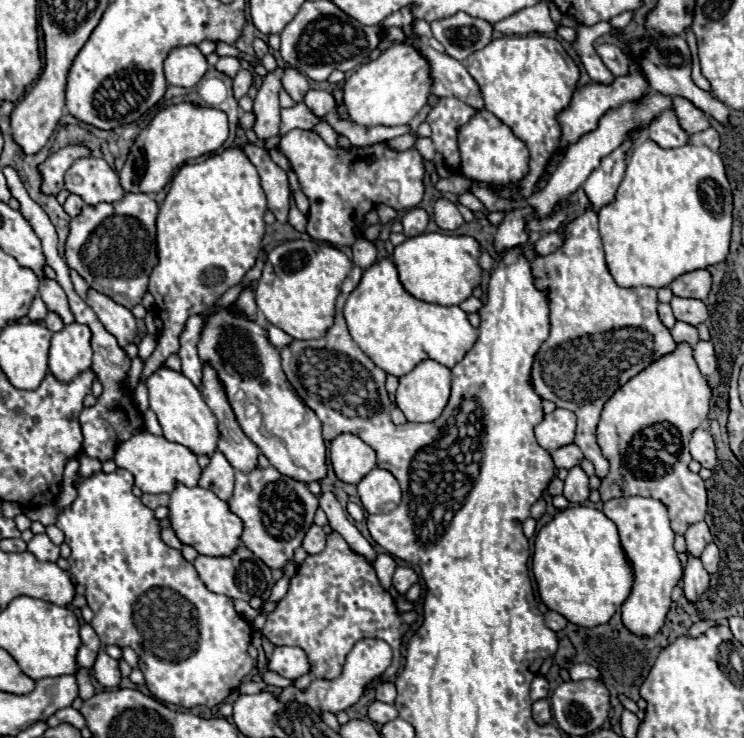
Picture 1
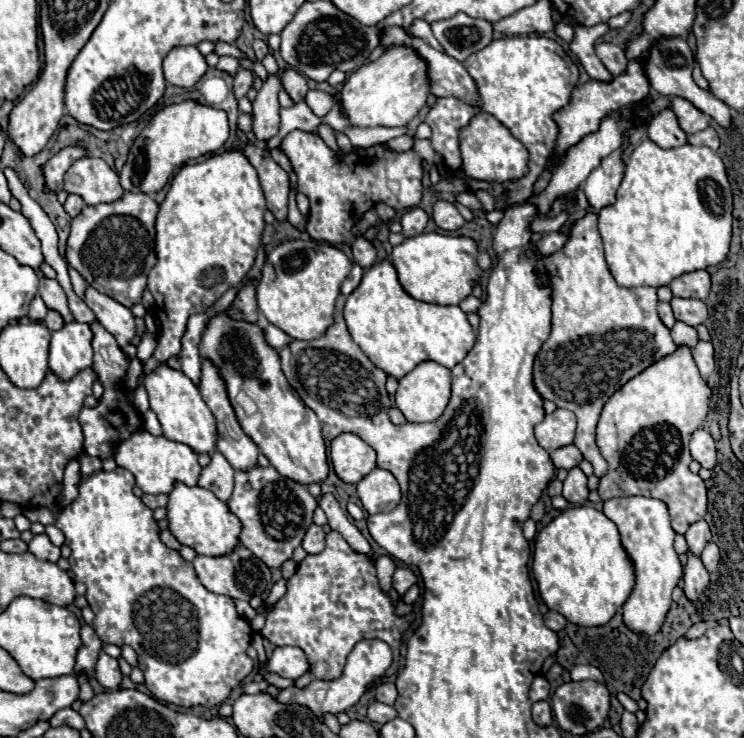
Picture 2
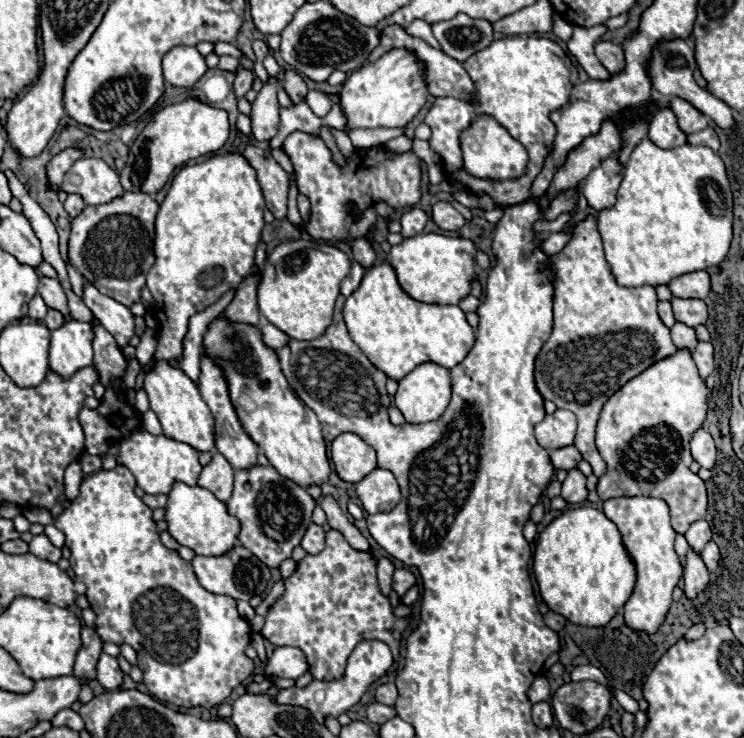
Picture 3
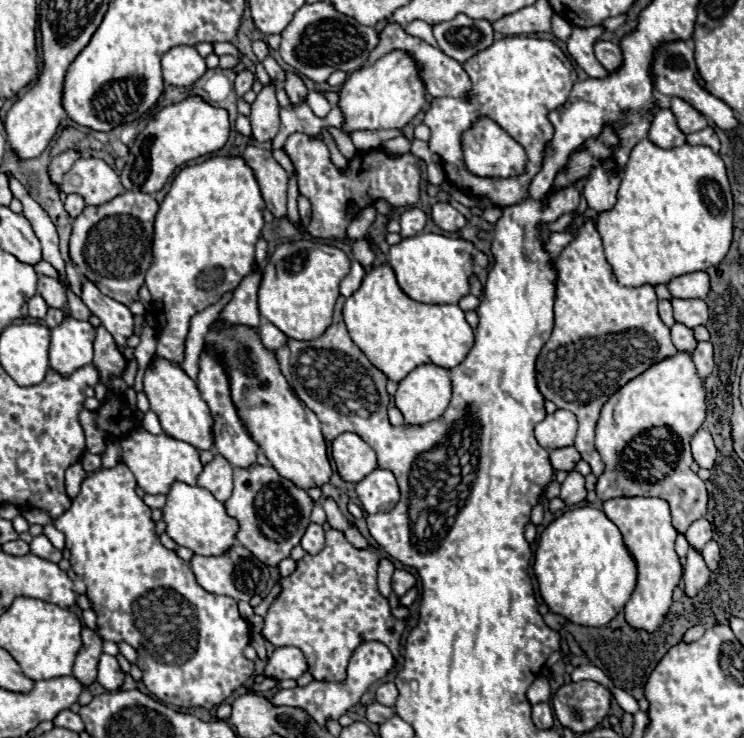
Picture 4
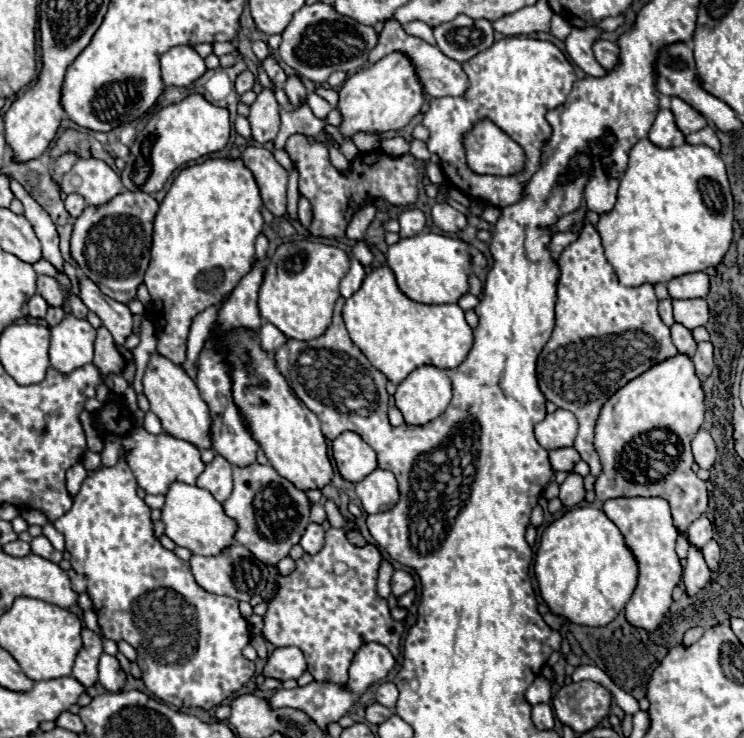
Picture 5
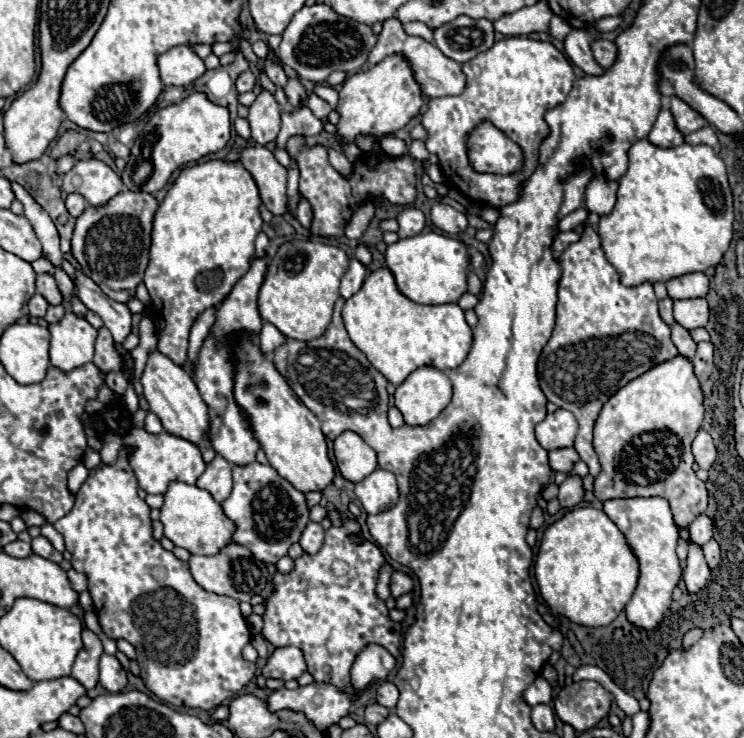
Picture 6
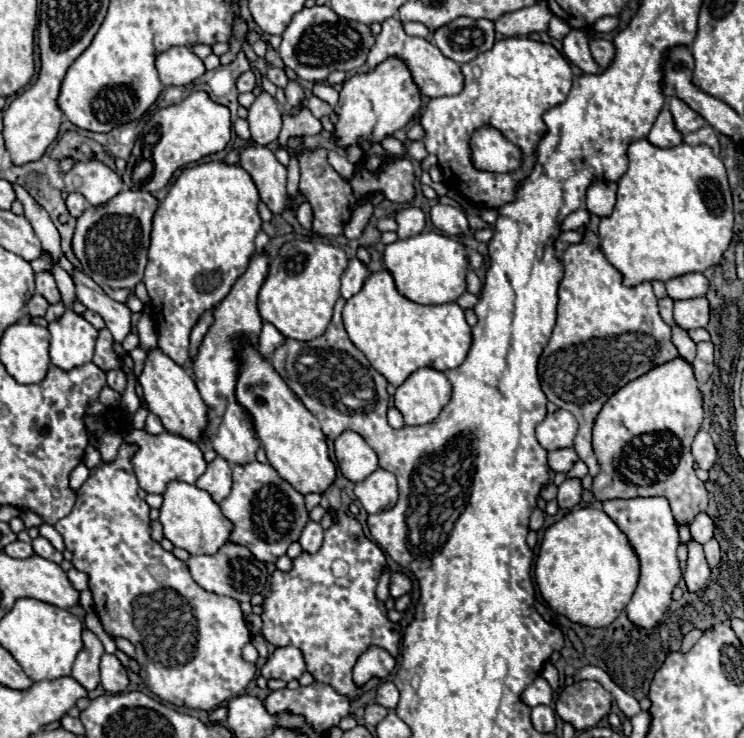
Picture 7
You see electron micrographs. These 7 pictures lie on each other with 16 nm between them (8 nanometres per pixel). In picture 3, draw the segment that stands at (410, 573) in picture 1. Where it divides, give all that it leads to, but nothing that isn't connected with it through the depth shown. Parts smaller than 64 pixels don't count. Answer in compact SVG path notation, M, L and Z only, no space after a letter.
M400 568L400 570L394 572L392 588L394 588L394 592L396 592L398 596L404 596L404 594L414 586L414 584L416 584L416 578L414 578L414 574L412 574L410 570Z

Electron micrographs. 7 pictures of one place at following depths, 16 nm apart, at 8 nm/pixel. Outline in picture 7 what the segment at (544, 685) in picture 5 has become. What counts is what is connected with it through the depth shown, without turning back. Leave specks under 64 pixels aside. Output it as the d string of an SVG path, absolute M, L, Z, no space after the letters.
M538 676L524 692L522 692L522 702L530 708L534 706L540 706L540 704L552 704L552 688L548 686L548 682Z

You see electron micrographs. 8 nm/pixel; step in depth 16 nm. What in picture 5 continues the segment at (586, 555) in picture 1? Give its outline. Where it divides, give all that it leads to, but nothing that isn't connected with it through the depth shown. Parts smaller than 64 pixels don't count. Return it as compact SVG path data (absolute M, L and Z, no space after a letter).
M578 506L544 530L534 574L554 614L582 626L606 626L628 604L638 582L638 562L618 526L602 510Z

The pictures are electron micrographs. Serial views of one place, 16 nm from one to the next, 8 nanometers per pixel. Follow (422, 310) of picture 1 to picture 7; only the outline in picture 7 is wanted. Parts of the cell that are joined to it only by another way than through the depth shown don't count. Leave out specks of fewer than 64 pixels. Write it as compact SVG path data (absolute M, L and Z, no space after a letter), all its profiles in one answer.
M386 270L370 274L362 290L346 304L342 316L350 340L394 388L418 368L434 368L440 372L458 368L470 350L470 326L464 318L464 310L456 302L440 306L410 302L398 294L392 276Z

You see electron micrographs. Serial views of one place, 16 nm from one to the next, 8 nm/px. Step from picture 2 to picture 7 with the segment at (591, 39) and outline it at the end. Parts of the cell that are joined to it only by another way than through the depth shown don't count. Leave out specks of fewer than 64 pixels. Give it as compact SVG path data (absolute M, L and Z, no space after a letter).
M580 30L568 32L568 36L562 40L562 54L586 74L598 74L600 72L600 66L594 62L592 54L590 54L588 36Z

